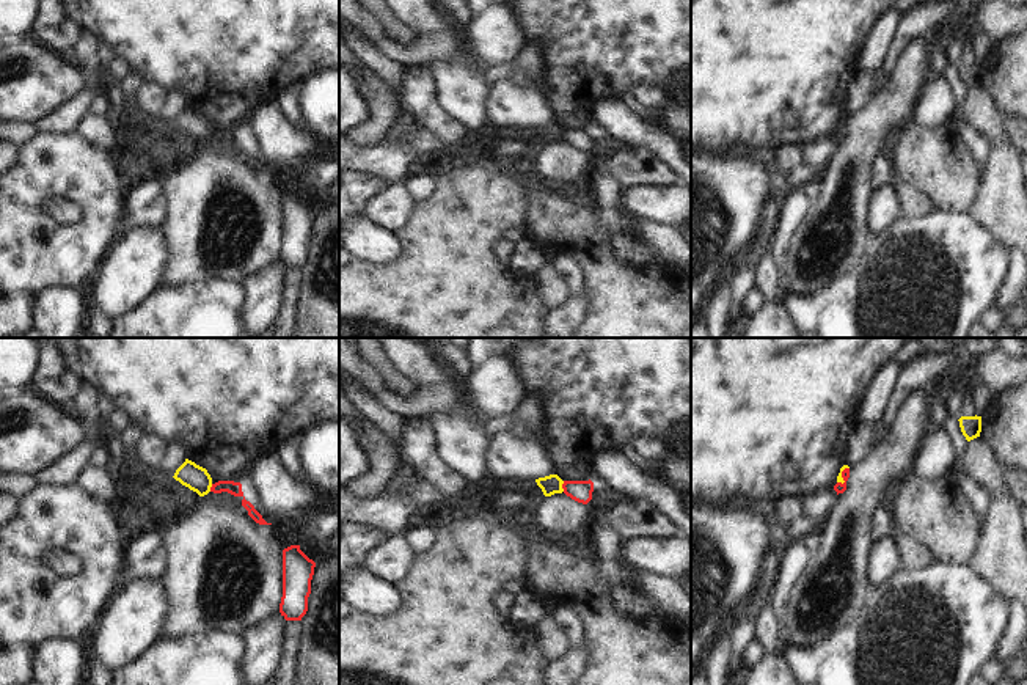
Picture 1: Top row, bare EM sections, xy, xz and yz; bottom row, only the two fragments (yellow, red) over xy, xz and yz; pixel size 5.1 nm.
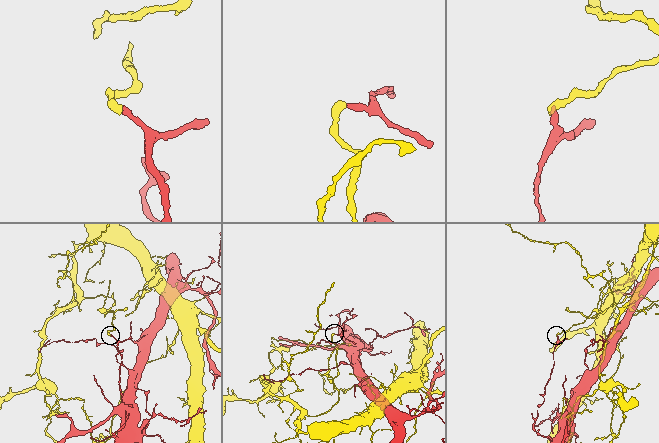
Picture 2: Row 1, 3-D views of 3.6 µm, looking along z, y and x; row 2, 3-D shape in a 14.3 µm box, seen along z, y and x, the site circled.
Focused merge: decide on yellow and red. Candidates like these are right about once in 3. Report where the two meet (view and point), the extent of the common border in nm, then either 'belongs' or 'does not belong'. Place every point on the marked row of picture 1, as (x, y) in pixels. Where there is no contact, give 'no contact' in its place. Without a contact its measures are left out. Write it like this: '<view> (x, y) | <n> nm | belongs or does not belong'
xz (561, 486) | 60 nm | does not belong

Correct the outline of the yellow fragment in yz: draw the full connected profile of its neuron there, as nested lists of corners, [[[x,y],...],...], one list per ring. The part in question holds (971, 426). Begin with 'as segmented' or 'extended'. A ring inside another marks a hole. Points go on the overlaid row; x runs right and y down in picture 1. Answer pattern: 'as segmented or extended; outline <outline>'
as segmented; outline [[[977,415],[975,416],[961,416],[958,421],[959,421],[961,432],[967,441],[980,437],[981,416],[977,416]]]

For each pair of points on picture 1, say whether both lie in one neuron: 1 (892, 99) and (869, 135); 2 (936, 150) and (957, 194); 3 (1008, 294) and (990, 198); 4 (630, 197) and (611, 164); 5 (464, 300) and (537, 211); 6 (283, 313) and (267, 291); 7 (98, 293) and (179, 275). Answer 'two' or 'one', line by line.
1: one
2: one
3: two
4: two
5: one
6: two
7: two

